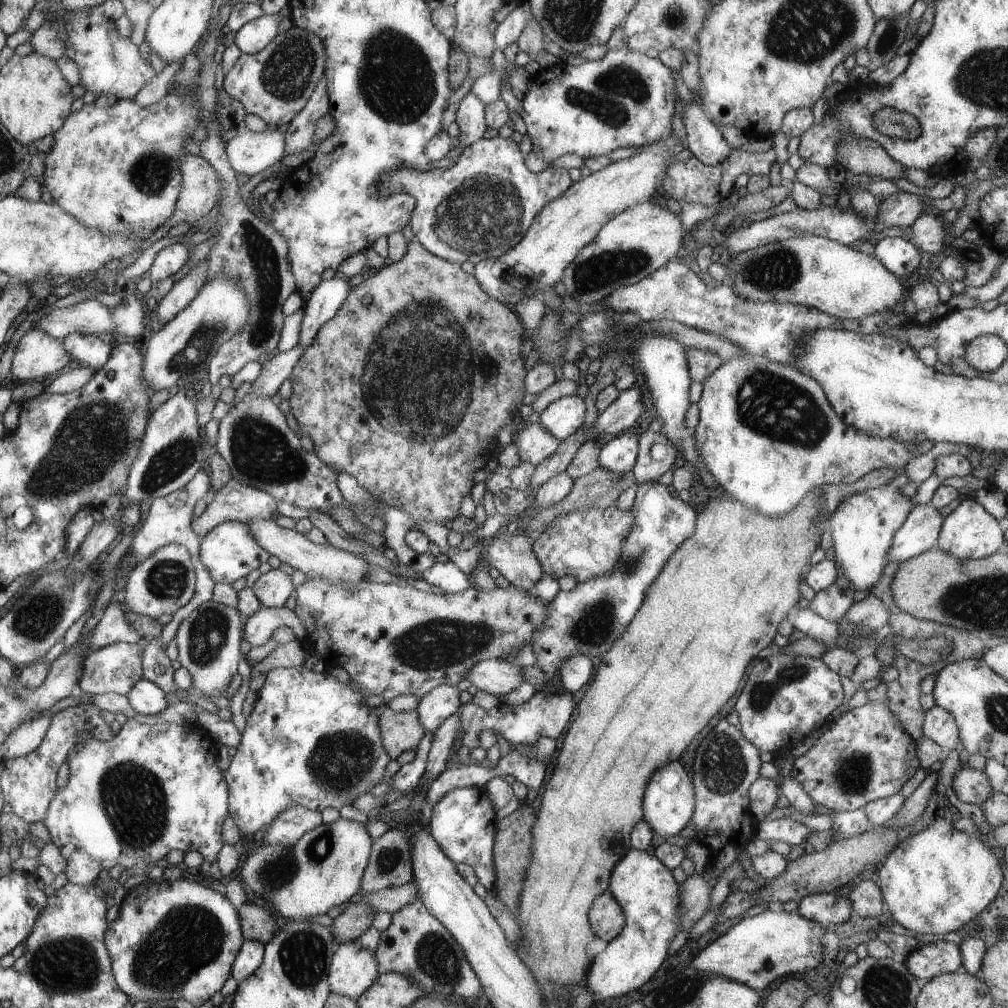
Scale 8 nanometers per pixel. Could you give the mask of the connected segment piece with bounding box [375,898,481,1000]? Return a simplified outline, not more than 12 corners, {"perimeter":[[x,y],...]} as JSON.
{"perimeter":[[418,898],[375,955],[427,994],[481,996],[464,949]]}

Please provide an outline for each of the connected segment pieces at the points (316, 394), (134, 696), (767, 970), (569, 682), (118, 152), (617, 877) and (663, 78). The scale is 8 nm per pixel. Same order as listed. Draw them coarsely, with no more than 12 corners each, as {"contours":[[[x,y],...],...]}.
{"contours":[[[415,238],[288,378],[338,474],[449,526],[522,324]],[[143,678],[127,694],[143,715],[169,706],[167,694]],[[781,907],[739,921],[692,961],[764,990],[821,967],[819,922]],[[571,656],[558,667],[568,693],[586,686],[594,674],[592,659]],[[196,99],[95,100],[45,154],[43,188],[103,235],[174,212]],[[630,849],[609,891],[625,914],[584,983],[593,1002],[656,974],[680,931],[679,886]],[[624,48],[531,75],[530,170],[672,134],[672,71]]]}

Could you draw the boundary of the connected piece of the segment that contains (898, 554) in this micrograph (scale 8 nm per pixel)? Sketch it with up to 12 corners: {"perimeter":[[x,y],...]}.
{"perimeter":[[914,506],[892,537],[888,563],[936,548],[937,508]]}

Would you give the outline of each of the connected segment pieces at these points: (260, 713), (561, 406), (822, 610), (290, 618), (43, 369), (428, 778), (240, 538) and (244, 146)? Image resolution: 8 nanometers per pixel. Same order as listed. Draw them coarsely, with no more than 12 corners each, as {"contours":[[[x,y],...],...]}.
{"contours":[[[267,672],[225,774],[254,836],[353,805],[394,760],[365,693]],[[565,391],[539,423],[562,442],[583,426],[583,393]],[[843,568],[827,589],[815,593],[810,609],[833,623],[853,605],[853,584]],[[262,607],[242,631],[251,647],[266,644],[279,626],[303,642],[307,632],[288,607]],[[22,330],[11,374],[42,382],[72,361],[62,340]],[[459,715],[436,729],[423,791],[448,768],[457,738]],[[240,521],[201,538],[215,583],[232,585],[271,554]],[[285,129],[247,130],[225,144],[238,174],[254,176],[286,156]]]}

